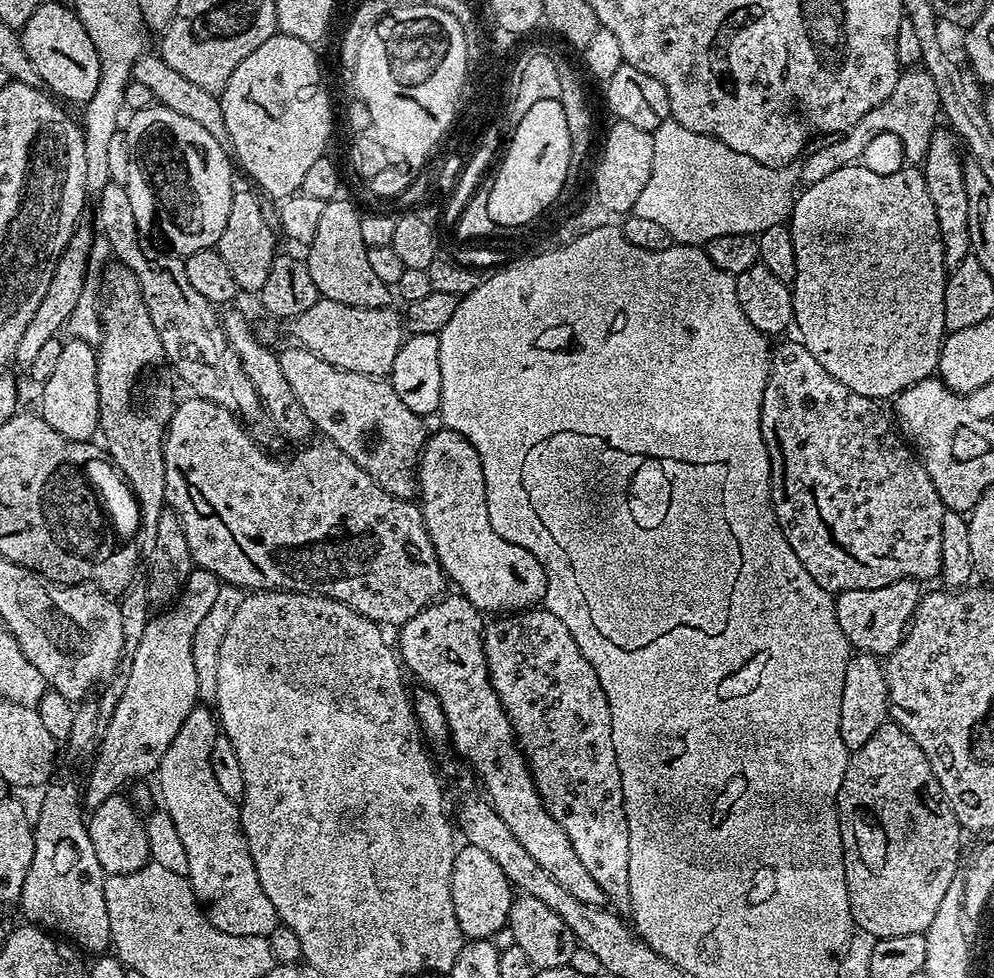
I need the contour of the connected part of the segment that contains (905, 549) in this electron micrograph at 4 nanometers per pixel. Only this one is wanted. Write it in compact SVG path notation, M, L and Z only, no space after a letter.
M799 339L783 340L779 341L780 345L772 348L768 381L766 390L762 394L760 429L768 447L768 456L772 460L772 509L786 542L790 542L790 550L798 554L798 562L806 566L806 574L810 574L810 578L814 578L818 586L833 594L846 590L874 590L878 586L890 586L899 580L925 582L924 580L933 579L935 581L942 566L942 514L946 507L941 502L930 475L921 464L920 457L894 427L890 416L888 421L887 414L880 409L883 407L877 401L862 394L854 394L850 386L842 386L842 382L838 382L838 378L827 372L822 362L818 362L818 358L814 358L814 354L810 354L810 350L806 350L806 346L801 344Z

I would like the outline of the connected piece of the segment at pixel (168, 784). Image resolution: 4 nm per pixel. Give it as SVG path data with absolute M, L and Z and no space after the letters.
M208 706L195 707L178 730L178 734L174 736L160 762L158 796L159 799L160 796L164 799L163 811L168 812L170 818L174 818L174 827L182 837L182 846L186 846L186 858L190 858L188 882L192 886L192 893L200 901L208 921L226 934L271 937L272 931L278 928L276 911L270 898L266 898L266 890L262 890L262 882L258 882L258 870L254 870L254 858L250 858L248 843L240 825L240 809L237 801L222 794L222 789L214 778L214 770L210 770L210 754L214 750L217 735L218 720L213 709Z

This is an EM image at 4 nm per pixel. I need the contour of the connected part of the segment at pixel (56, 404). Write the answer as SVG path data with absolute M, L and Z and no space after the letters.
M64 340L62 351L50 378L42 386L38 414L58 434L71 440L91 441L100 426L100 403L98 402L98 362L96 348L84 340Z

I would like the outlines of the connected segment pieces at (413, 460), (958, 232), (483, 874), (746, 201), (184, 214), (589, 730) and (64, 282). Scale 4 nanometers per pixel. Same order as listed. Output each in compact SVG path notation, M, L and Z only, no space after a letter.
M291 347L279 349L282 374L298 394L298 402L302 402L313 429L338 446L342 454L354 458L382 490L412 500L418 492L420 454L430 435L429 429L424 429L425 421L402 402L387 379L347 372L315 356L308 348Z
M938 126L931 135L927 158L922 162L924 181L938 217L944 264L949 271L958 266L959 262L962 262L962 259L971 253L963 159L958 150L960 151L960 144L956 134L946 126Z
M465 843L454 858L452 871L452 897L454 898L454 914L458 914L458 926L464 931L468 940L487 940L495 937L498 930L502 930L509 923L508 915L512 910L514 889L512 883L502 874L498 862L493 862L478 846Z
M666 119L658 130L652 133L654 138L654 166L650 166L650 178L646 181L646 186L642 189L642 194L638 194L634 214L638 218L647 218L649 222L655 222L658 226L663 226L671 234L676 242L703 242L710 238L718 238L718 234L746 234L756 236L759 233L770 230L770 226L778 226L785 223L791 217L792 205L798 195L798 185L800 184L800 170L795 163L790 163L785 168L771 168L746 154L738 154L738 150L730 150L722 142L718 142L712 136L698 134L694 130L686 130L677 120Z
M159 106L131 113L126 120L126 131L130 142L130 178L126 187L134 209L134 222L138 222L141 237L148 238L153 228L169 244L165 245L181 257L198 250L215 248L218 238L222 238L222 230L226 230L226 217L230 215L234 191L233 161L225 145L218 143L205 128L198 126L198 122Z
M537 606L522 612L500 614L493 620L496 621L493 624L491 621L484 630L484 653L488 659L490 682L508 715L508 721L512 723L512 733L516 735L520 751L528 761L528 769L532 771L532 781L536 783L538 794L544 800L544 805L550 810L552 817L562 826L562 830L566 830L566 836L573 843L578 858L582 858L586 870L590 870L594 882L598 882L598 886L602 886L605 901L609 905L617 904L617 906L612 905L617 909L627 909L632 902L630 894L630 830L626 822L626 806L622 798L622 774L618 770L618 758L614 754L614 738L610 726L610 706L606 702L606 690L602 690L602 682L598 682L598 674L594 674L594 666L590 666L590 662L586 662L586 658L582 658L582 650L578 650L578 642L574 642L570 630L566 630L566 625L558 618L554 618L554 614L550 614L547 608Z
M84 222L77 224L62 258L58 258L58 266L54 266L54 278L50 282L49 289L46 290L46 298L42 298L42 303L38 306L38 314L30 318L30 326L26 326L22 339L18 341L14 360L15 363L21 364L21 369L28 369L45 342L50 342L50 338L61 335L70 314L74 314L74 306L78 306L78 298L82 298L82 294L89 287L88 268L90 269L92 259L94 235L92 236L86 224Z

